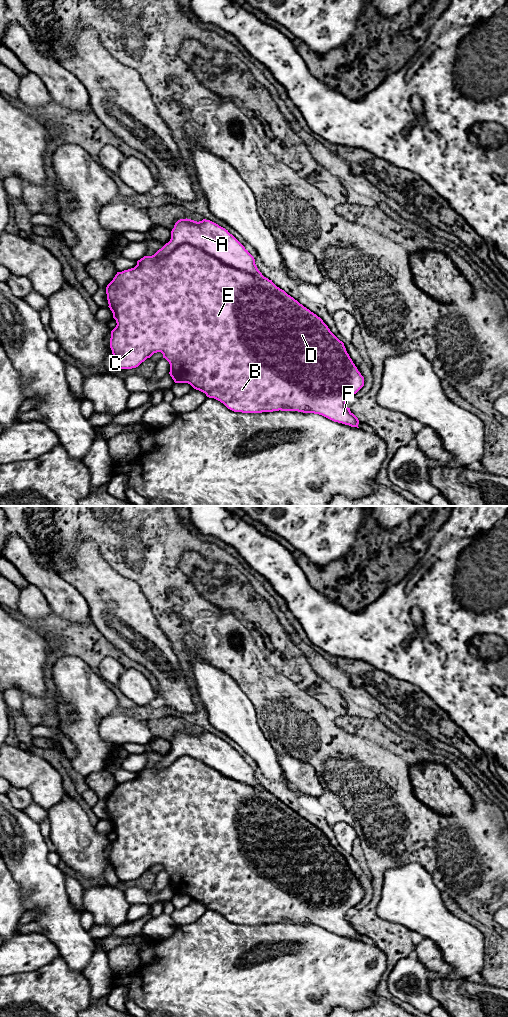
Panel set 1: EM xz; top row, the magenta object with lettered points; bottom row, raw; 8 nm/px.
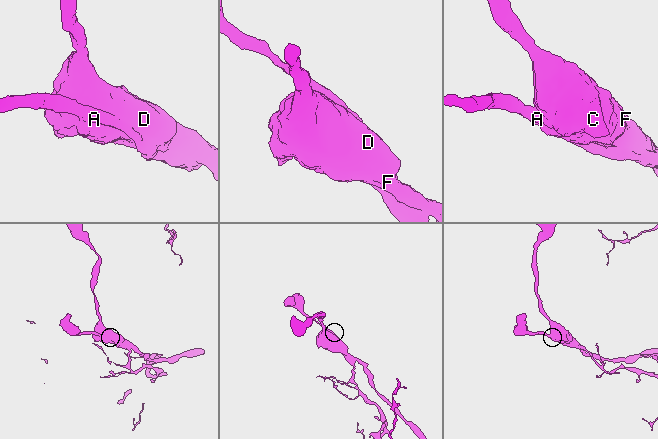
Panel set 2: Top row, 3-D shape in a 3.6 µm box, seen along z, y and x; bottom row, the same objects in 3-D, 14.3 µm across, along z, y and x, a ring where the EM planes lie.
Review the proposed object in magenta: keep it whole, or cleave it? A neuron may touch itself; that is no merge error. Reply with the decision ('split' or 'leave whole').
split

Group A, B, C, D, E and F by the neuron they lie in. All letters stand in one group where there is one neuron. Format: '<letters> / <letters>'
A / B C D E F

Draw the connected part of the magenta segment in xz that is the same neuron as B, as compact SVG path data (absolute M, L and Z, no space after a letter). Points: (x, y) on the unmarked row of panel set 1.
M190 756L176 758L168 767L157 770L144 768L137 773L134 780L117 784L106 799L109 820L116 832L116 839L111 843L110 860L116 876L120 881L138 879L154 865L161 864L170 876L170 888L175 895L188 895L194 901L223 915L228 921L242 925L262 925L273 923L298 923L322 927L334 934L358 939L358 930L346 918L347 912L364 898L364 889L358 883L344 855L340 853L323 834L309 821L300 816L284 802L277 799L272 792L264 788L255 788L226 777L204 762Z

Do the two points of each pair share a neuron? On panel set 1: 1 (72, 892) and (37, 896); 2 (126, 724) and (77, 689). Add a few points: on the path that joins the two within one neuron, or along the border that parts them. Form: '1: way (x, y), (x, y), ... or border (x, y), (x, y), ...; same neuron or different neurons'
1: border (64, 876), (65, 891), (71, 902); different neurons
2: border (119, 711), (106, 715), (99, 722), (99, 734); different neurons

